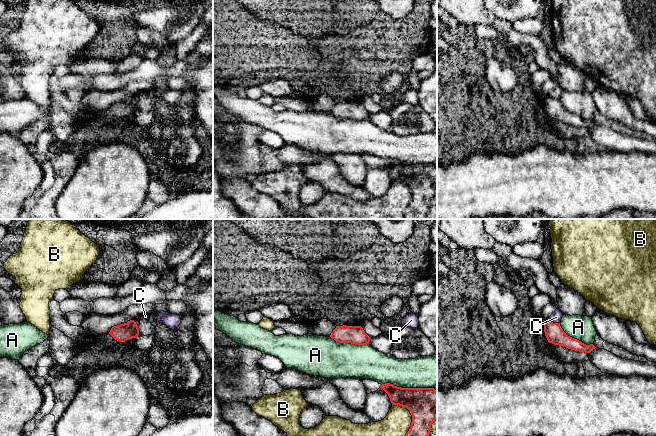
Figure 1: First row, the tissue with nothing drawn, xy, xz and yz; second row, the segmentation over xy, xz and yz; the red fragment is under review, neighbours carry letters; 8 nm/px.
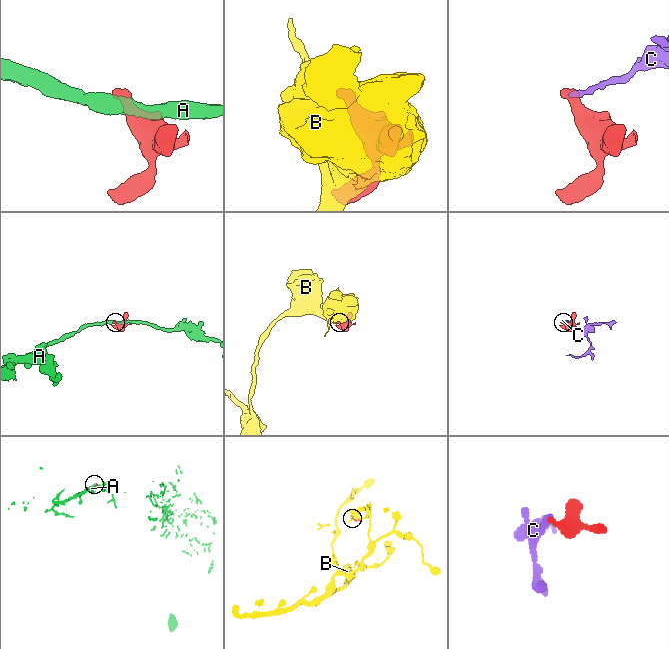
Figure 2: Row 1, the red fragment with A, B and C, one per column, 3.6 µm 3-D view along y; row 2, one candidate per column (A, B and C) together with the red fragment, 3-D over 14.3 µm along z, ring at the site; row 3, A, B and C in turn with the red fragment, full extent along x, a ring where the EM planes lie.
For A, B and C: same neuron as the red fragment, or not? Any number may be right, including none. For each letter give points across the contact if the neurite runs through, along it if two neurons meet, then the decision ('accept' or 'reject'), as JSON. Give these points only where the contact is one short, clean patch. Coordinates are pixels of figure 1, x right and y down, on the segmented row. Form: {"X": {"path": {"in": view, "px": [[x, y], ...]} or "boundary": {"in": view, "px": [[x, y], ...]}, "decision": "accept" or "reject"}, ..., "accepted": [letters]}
{"A": {"decision": "reject"}, "B": {"decision": "reject"}, "C": {"boundary": {"in": "yz", "px": [[548, 319], [559, 323]]}, "decision": "reject"}, "accepted": []}

